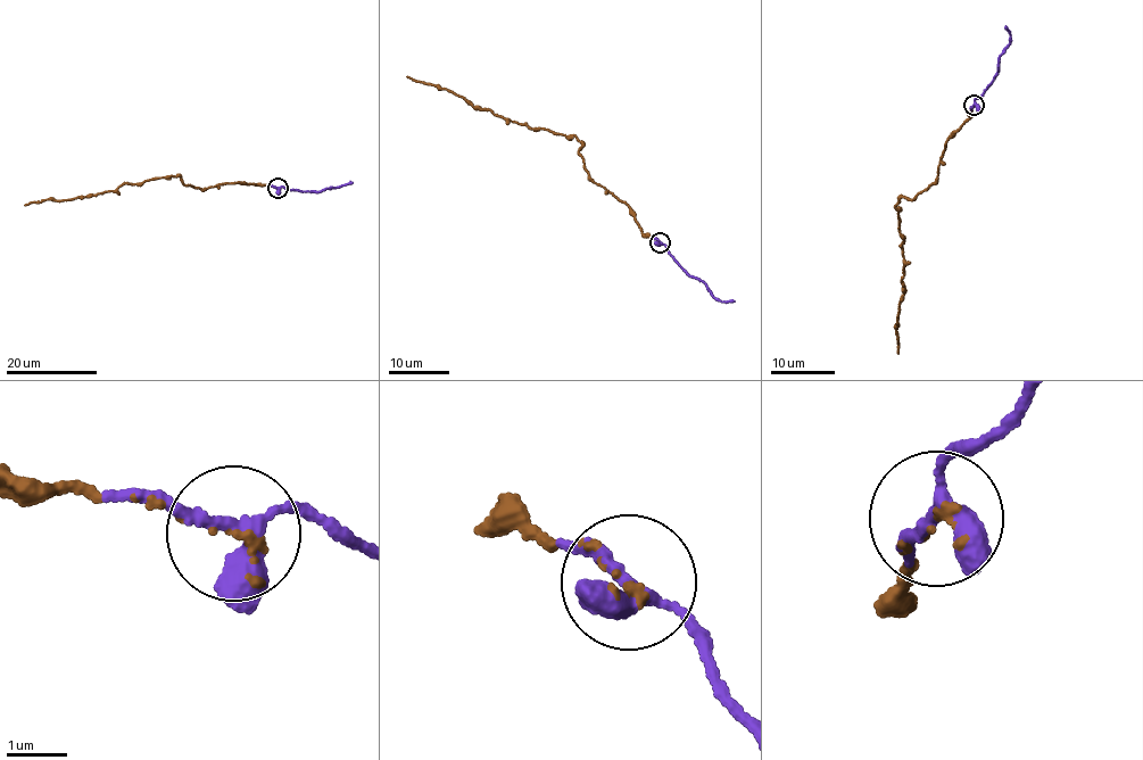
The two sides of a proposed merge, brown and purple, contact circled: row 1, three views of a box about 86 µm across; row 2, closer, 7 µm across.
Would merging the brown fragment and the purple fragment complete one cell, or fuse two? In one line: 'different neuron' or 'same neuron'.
same neuron

